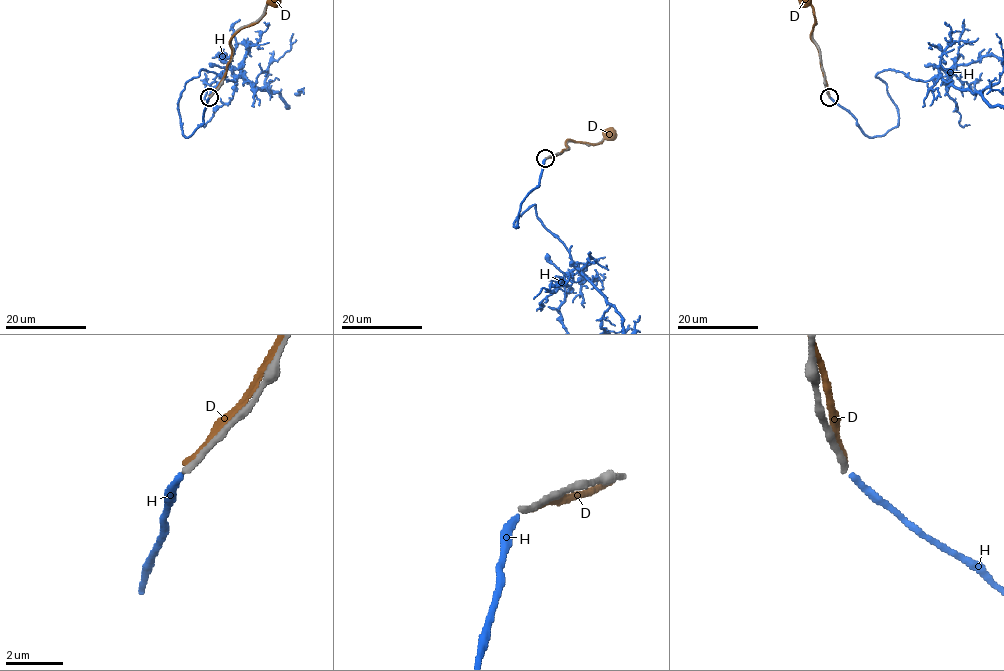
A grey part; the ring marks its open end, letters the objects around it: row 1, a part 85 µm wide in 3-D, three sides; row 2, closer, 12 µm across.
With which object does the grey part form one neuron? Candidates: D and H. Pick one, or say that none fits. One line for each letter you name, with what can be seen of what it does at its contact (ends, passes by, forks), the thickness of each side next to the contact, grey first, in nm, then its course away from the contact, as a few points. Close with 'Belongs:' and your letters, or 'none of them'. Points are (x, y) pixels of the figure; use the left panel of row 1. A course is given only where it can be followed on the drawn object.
H: It ends there. Thickness 220 nm (grey) against 240 nm
Belongs: H

